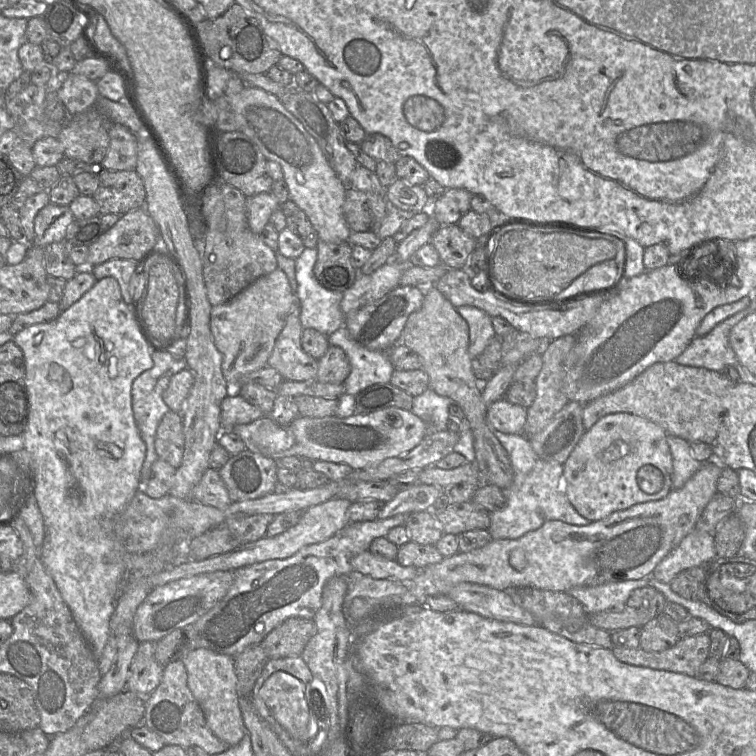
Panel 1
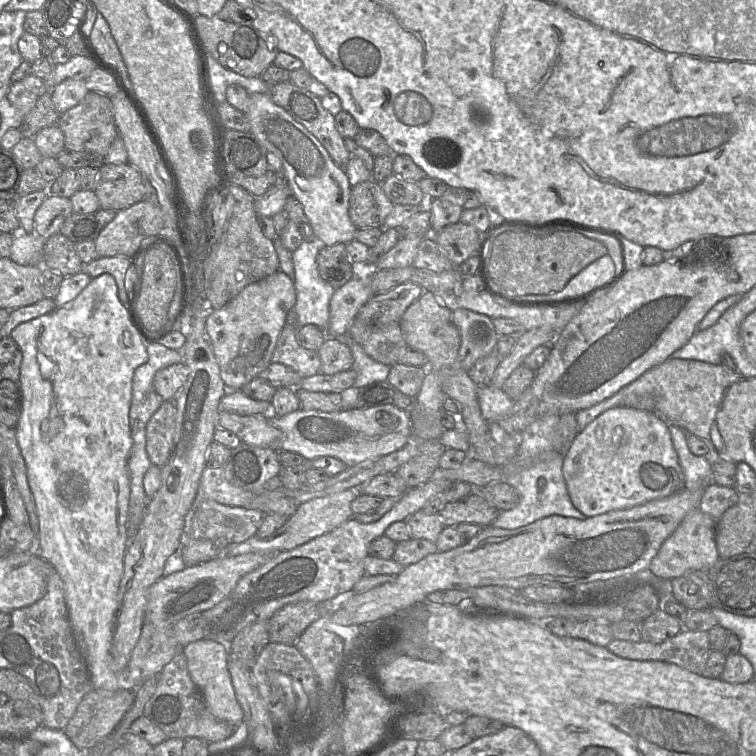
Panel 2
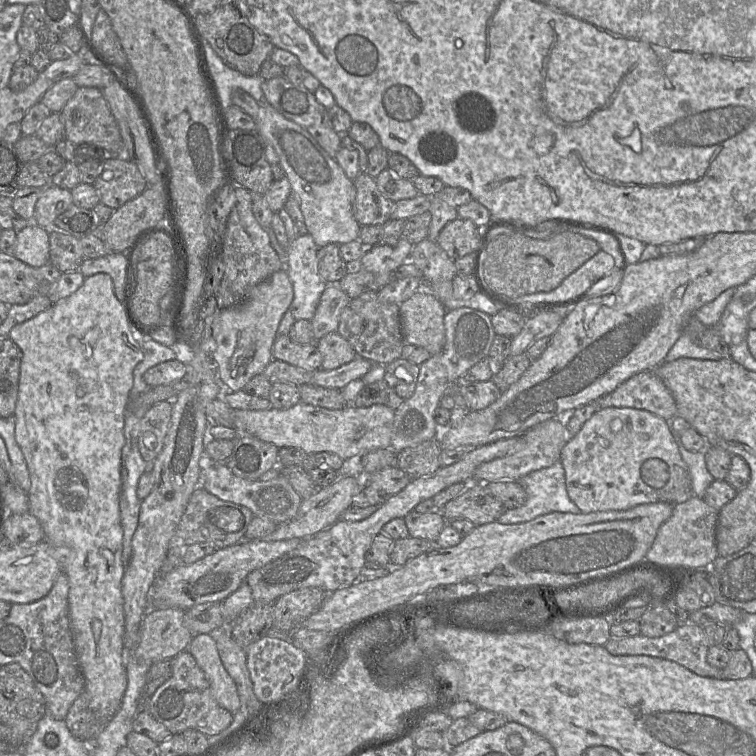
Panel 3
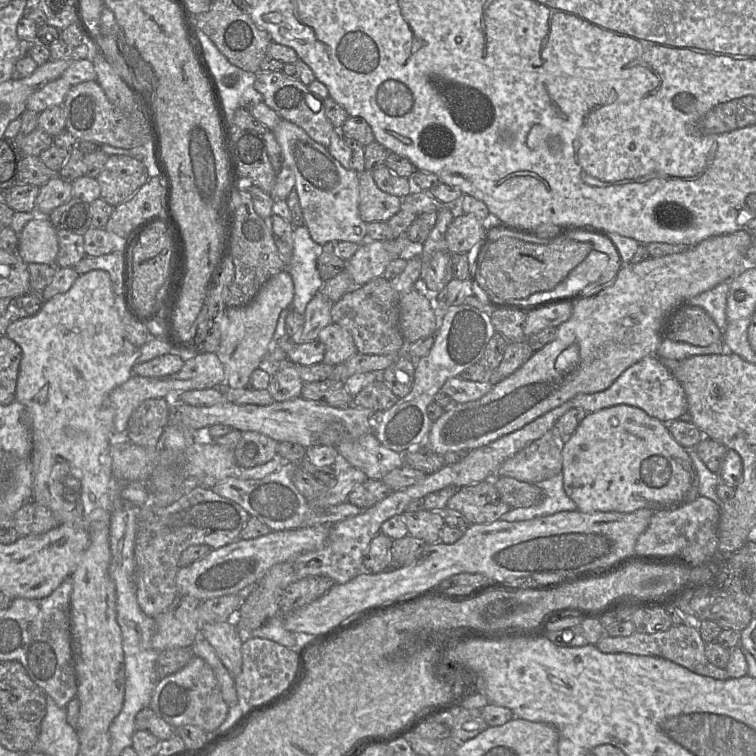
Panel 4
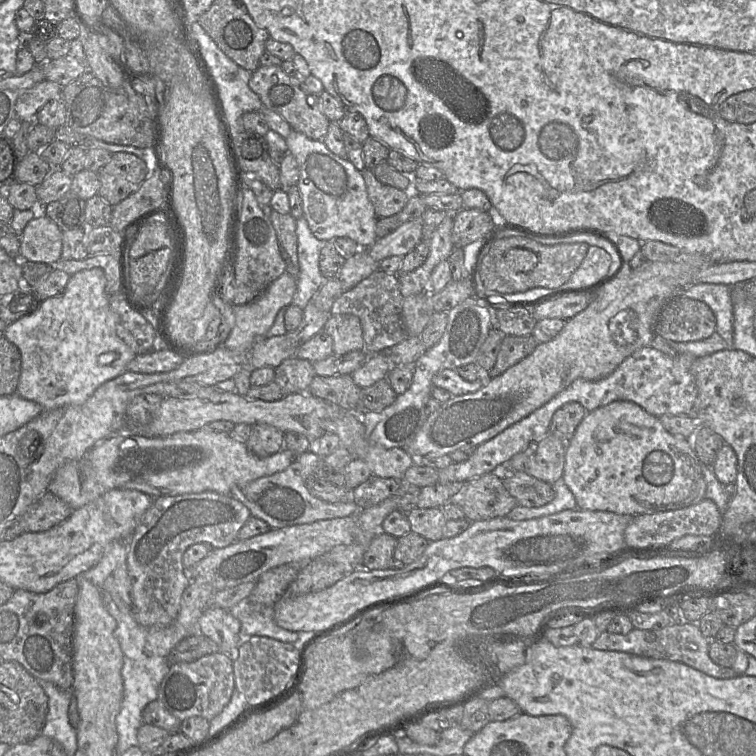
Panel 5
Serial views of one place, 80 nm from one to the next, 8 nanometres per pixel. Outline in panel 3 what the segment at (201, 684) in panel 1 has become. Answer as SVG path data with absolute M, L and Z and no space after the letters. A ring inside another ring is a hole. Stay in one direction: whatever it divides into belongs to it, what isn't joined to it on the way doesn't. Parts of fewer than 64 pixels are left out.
M210 634L195 635L187 650L208 679L216 701L234 715L240 709L241 701L236 684L224 667L213 637Z

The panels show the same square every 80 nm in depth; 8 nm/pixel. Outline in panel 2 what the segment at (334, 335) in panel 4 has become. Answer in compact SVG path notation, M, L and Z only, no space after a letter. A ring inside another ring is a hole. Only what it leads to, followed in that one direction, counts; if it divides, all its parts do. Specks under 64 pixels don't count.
M334 336L326 337L317 352L322 374L331 375L352 368L353 356L350 348Z

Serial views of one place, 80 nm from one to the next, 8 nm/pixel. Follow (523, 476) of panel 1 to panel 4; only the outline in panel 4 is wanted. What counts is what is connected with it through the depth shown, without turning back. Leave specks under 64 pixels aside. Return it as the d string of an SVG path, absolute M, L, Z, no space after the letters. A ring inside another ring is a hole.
M562 472L536 485L543 491L543 499L540 503L530 507L511 508L500 519L508 522L525 521L562 511L578 510L575 502L564 490Z

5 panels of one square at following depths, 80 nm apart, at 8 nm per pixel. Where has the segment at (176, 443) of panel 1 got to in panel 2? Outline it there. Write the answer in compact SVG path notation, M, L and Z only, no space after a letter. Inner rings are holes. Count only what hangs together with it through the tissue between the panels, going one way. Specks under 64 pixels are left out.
M164 401L146 425L146 452L152 465L163 466L173 449L176 409L173 401Z

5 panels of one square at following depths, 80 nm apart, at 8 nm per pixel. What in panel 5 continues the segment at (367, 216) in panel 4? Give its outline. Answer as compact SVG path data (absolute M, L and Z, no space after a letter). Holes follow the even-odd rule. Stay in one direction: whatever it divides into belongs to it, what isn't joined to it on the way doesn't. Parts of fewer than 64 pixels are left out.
M373 169L361 171L366 183L368 197L372 202L378 218L389 217L399 213L406 205L410 191L403 191L383 184L373 174Z

